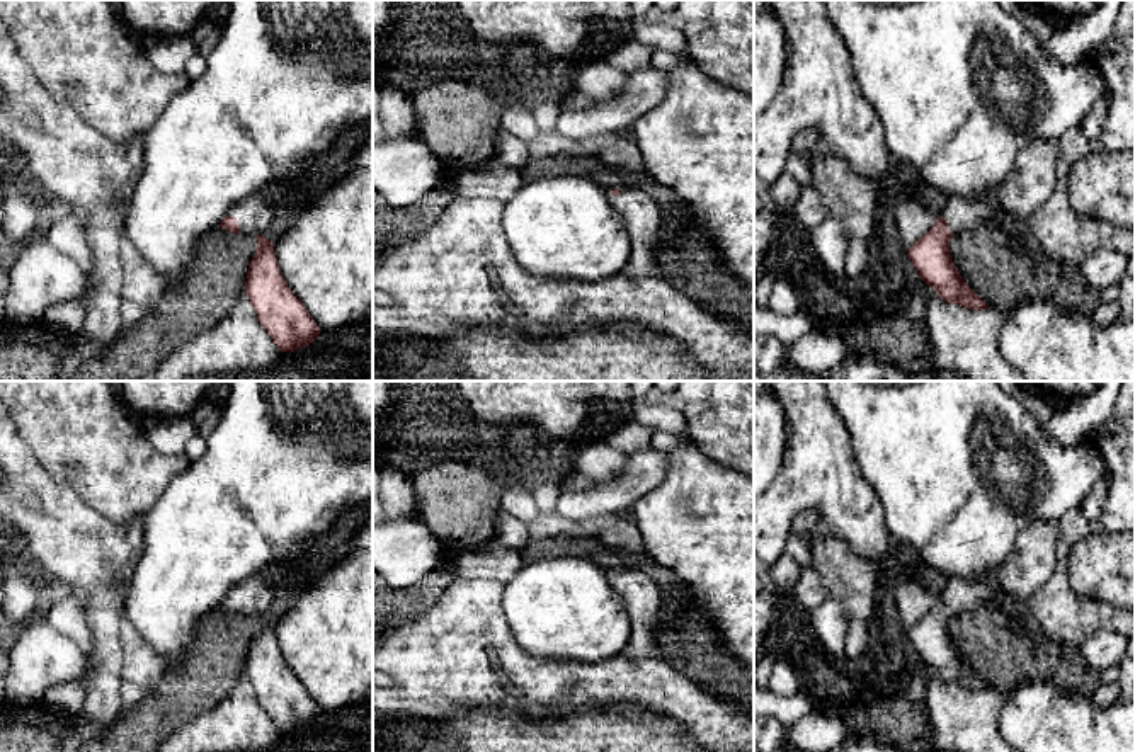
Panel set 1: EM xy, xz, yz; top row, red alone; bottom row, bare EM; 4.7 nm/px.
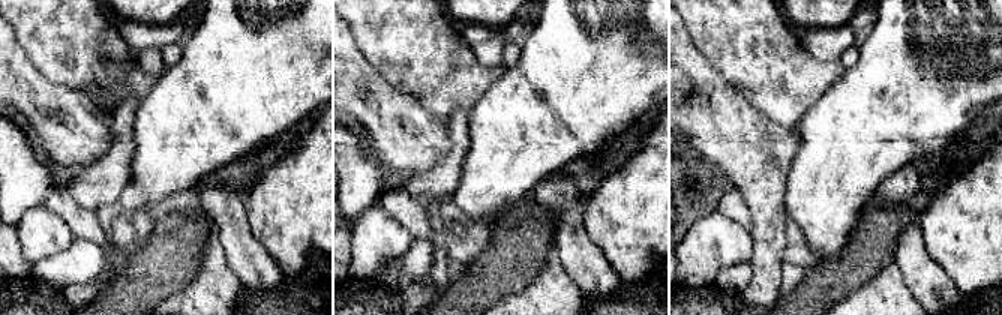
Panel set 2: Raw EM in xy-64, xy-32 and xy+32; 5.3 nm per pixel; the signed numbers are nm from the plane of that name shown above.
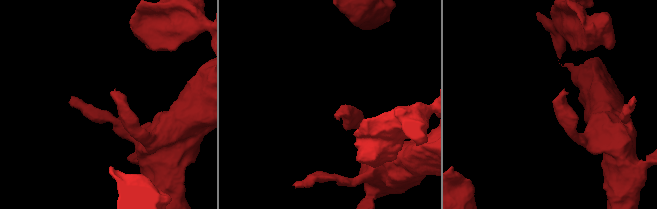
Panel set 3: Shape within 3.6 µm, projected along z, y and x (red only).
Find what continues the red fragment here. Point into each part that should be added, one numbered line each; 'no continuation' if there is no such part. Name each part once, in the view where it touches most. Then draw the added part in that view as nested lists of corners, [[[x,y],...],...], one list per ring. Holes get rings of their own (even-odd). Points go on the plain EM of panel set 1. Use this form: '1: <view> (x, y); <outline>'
1: xy (256, 594); [[[260,572],[238,584],[226,597],[238,601],[242,614],[264,616],[274,602],[274,589],[269,575]]]

